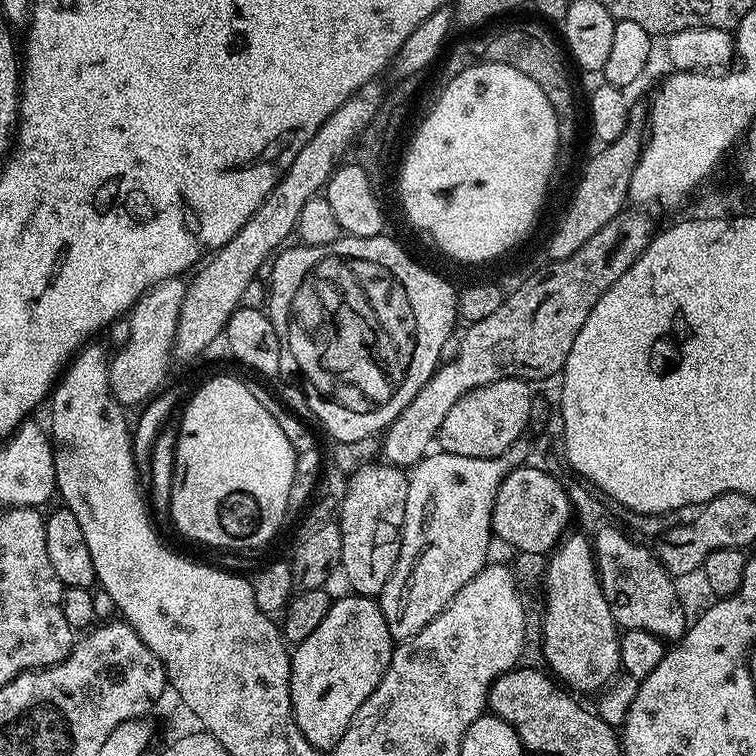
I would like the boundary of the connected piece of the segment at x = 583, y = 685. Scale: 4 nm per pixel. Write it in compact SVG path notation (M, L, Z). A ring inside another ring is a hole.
M574 532L565 535L552 549L544 568L544 660L551 675L565 689L576 694L599 693L621 671L620 636L602 594L593 541Z

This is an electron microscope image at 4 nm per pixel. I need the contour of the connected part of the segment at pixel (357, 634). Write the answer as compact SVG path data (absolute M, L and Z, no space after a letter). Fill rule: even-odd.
M347 595L331 601L312 633L290 652L290 698L298 730L306 734L310 746L325 750L338 746L362 702L374 694L390 666L394 647L379 603L370 596Z

